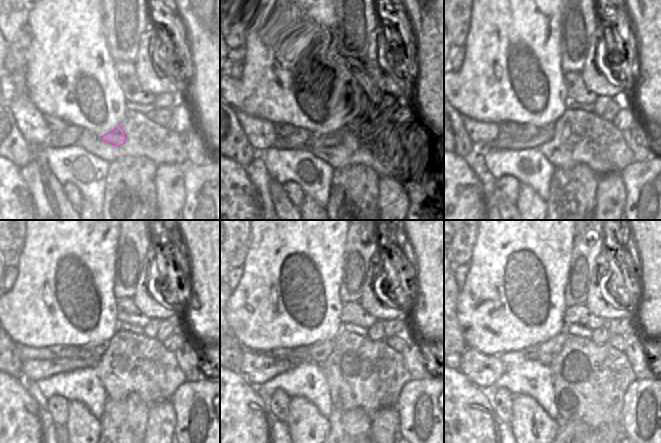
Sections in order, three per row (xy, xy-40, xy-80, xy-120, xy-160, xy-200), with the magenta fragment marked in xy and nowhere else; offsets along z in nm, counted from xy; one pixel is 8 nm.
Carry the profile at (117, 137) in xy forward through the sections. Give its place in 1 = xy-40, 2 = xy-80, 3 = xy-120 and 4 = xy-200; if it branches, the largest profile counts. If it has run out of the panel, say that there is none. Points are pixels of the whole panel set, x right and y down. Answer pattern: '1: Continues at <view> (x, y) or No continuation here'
1: Continues at xy-40 (329, 133)
2: Continues at xy-80 (502, 141)
3: Continues at xy-120 (34, 370)
4: Continues at xy-200 (482, 370).

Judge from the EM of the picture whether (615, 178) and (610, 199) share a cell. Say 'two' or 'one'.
one

